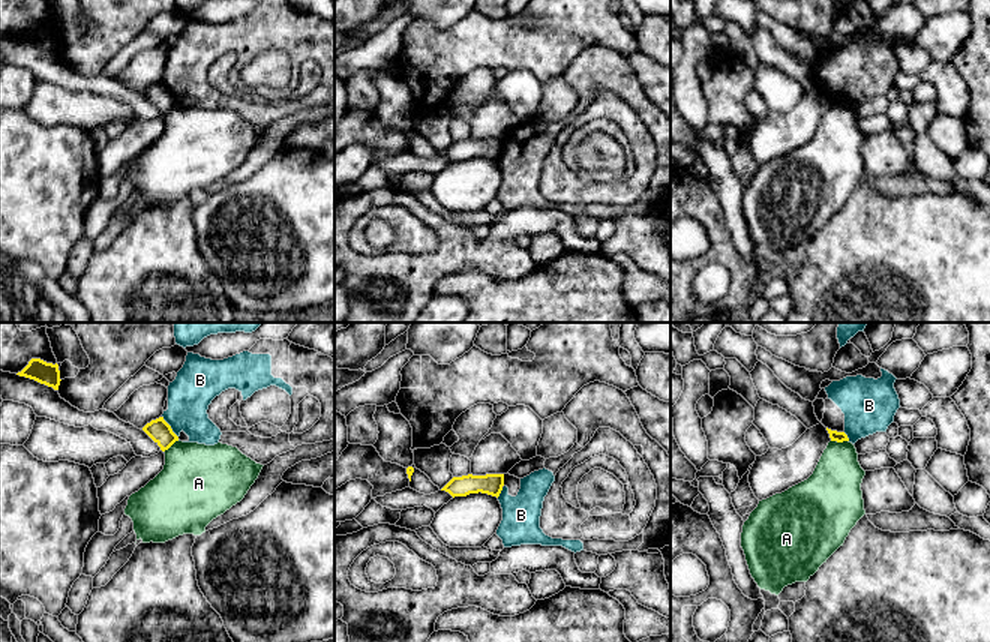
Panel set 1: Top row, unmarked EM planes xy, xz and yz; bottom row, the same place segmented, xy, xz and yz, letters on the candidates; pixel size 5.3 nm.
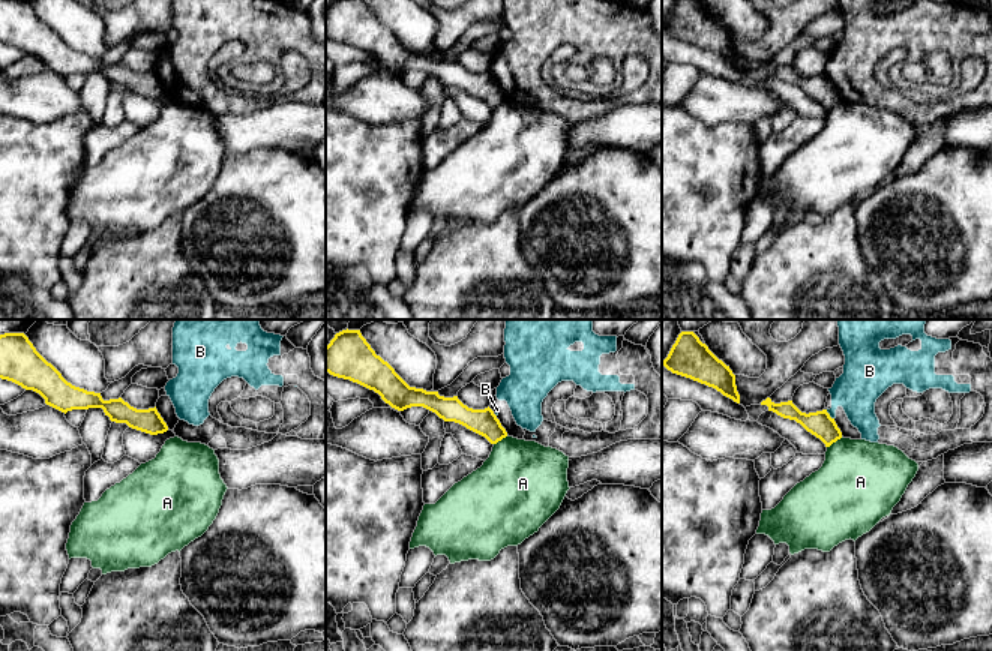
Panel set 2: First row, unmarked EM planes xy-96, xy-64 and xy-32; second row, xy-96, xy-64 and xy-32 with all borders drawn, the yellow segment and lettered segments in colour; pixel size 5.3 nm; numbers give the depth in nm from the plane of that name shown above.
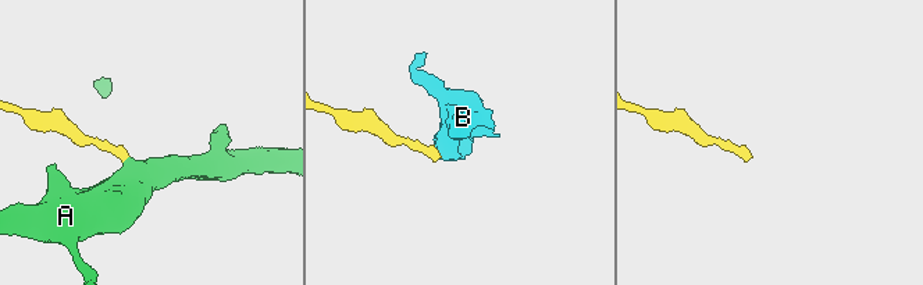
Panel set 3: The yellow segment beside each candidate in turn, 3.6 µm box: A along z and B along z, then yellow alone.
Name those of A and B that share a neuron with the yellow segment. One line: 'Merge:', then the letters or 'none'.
Merge: none

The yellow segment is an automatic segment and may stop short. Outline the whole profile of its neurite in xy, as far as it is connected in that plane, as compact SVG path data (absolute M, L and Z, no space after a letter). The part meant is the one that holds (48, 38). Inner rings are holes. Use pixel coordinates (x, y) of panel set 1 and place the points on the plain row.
M32 22L28 28L16 39L34 44L40 48L52 51L54 54L58 54L62 45L58 28L46 27L40 22Z

